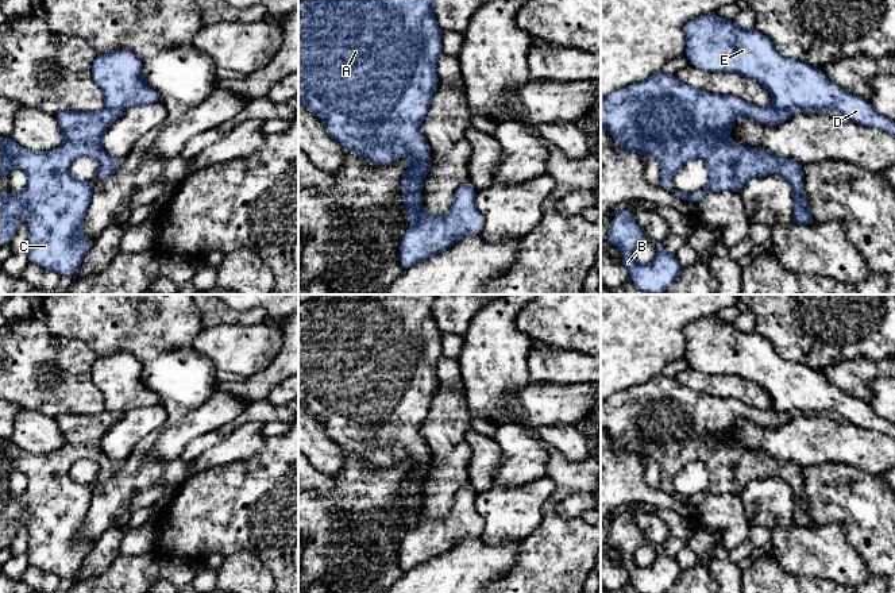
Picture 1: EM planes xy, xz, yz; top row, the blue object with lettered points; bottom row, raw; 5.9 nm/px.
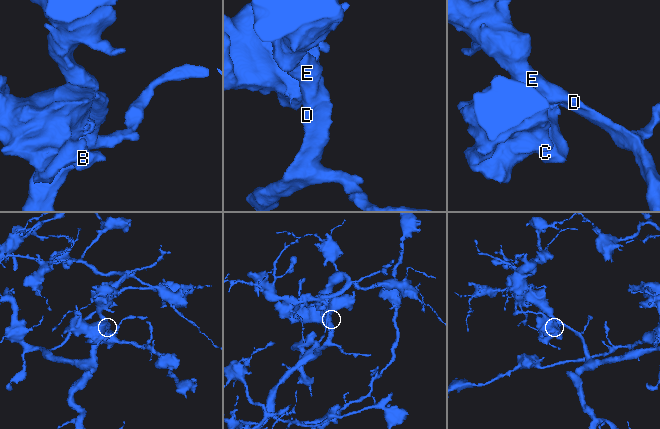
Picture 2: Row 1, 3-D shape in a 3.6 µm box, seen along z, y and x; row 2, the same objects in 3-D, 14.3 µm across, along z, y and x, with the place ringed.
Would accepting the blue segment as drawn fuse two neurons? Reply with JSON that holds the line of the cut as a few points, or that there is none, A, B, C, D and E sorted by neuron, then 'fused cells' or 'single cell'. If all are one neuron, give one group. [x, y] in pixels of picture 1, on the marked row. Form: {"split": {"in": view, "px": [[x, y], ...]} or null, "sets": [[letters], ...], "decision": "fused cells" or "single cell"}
{"split": {"in": "xz", "px": [[428, 157], [411, 172], [411, 187], [402, 195]]}, "sets": [["A", "B", "C"], ["D", "E"]], "decision": "fused cells"}

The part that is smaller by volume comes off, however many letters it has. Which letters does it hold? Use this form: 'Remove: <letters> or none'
Remove: A, B, C

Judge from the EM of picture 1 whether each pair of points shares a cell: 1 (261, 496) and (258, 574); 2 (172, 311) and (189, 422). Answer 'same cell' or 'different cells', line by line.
1: different cells
2: different cells

